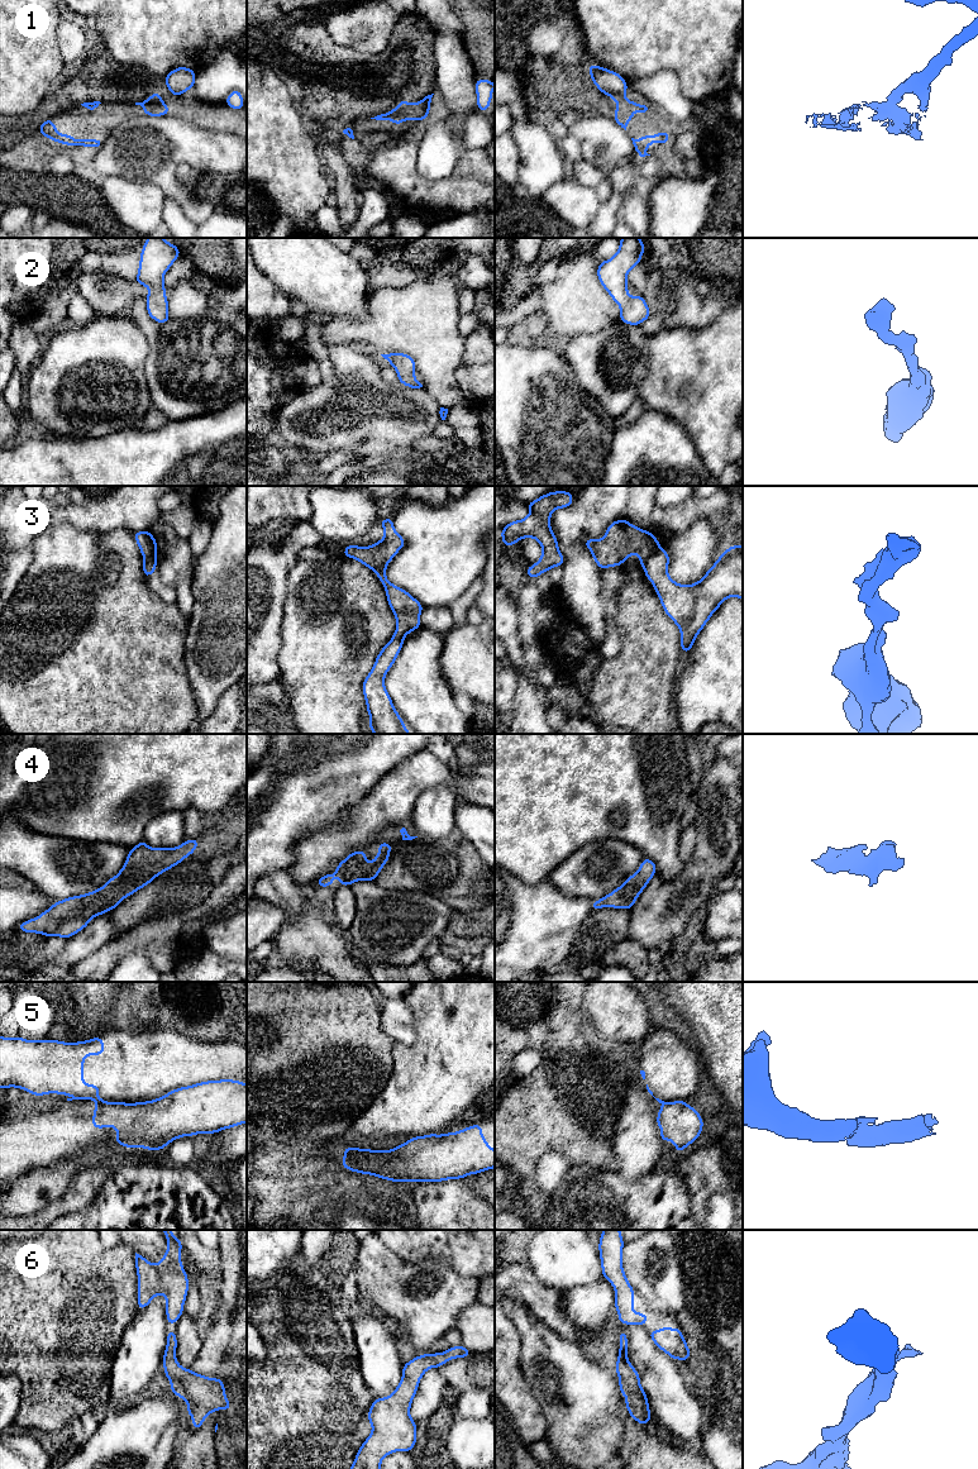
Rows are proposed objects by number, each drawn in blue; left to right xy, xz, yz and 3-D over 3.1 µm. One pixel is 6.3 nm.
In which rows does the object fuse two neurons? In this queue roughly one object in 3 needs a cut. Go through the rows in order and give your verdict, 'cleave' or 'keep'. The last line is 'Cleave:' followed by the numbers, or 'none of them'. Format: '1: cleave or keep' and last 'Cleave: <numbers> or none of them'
1: cleave
2: keep
3: keep
4: keep
5: cleave
6: keep
Cleave: 1, 5

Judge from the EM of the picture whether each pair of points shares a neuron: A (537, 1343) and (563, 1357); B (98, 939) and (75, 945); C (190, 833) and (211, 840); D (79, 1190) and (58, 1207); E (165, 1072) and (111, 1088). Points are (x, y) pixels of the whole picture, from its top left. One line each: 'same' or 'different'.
A: same
B: same
C: different
D: same
E: same

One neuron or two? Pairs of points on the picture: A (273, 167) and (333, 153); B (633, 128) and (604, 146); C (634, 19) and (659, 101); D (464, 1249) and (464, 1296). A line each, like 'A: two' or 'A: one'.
A: two
B: two
C: two
D: two

